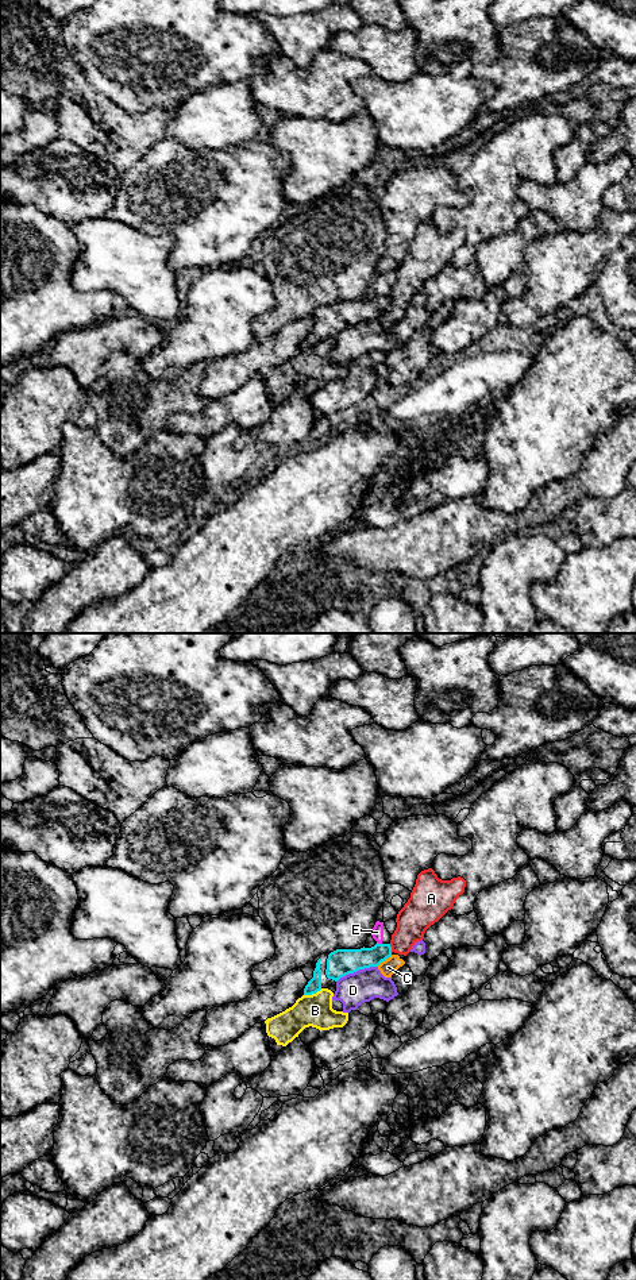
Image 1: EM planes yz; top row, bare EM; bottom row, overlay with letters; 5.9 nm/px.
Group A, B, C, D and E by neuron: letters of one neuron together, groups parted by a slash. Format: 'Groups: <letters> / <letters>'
Groups: A C / B / D / E

